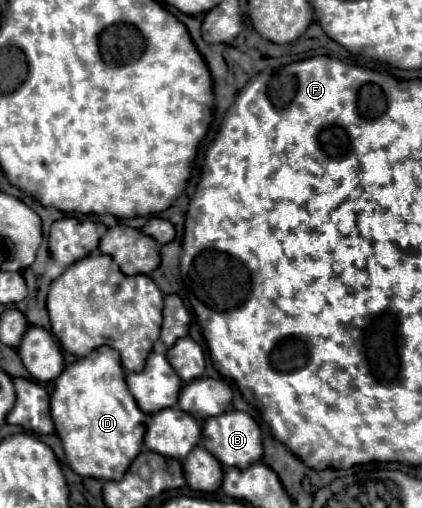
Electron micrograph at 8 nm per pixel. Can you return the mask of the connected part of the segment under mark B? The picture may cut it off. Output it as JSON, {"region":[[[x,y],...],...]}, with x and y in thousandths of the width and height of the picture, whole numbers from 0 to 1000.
{"region":[[[538,809],[533,817],[519,817],[514,825],[491,825],[481,837],[481,880],[519,904],[533,919],[590,919],[590,911],[609,911],[623,896],[618,876],[618,844],[609,829],[576,809]]]}

